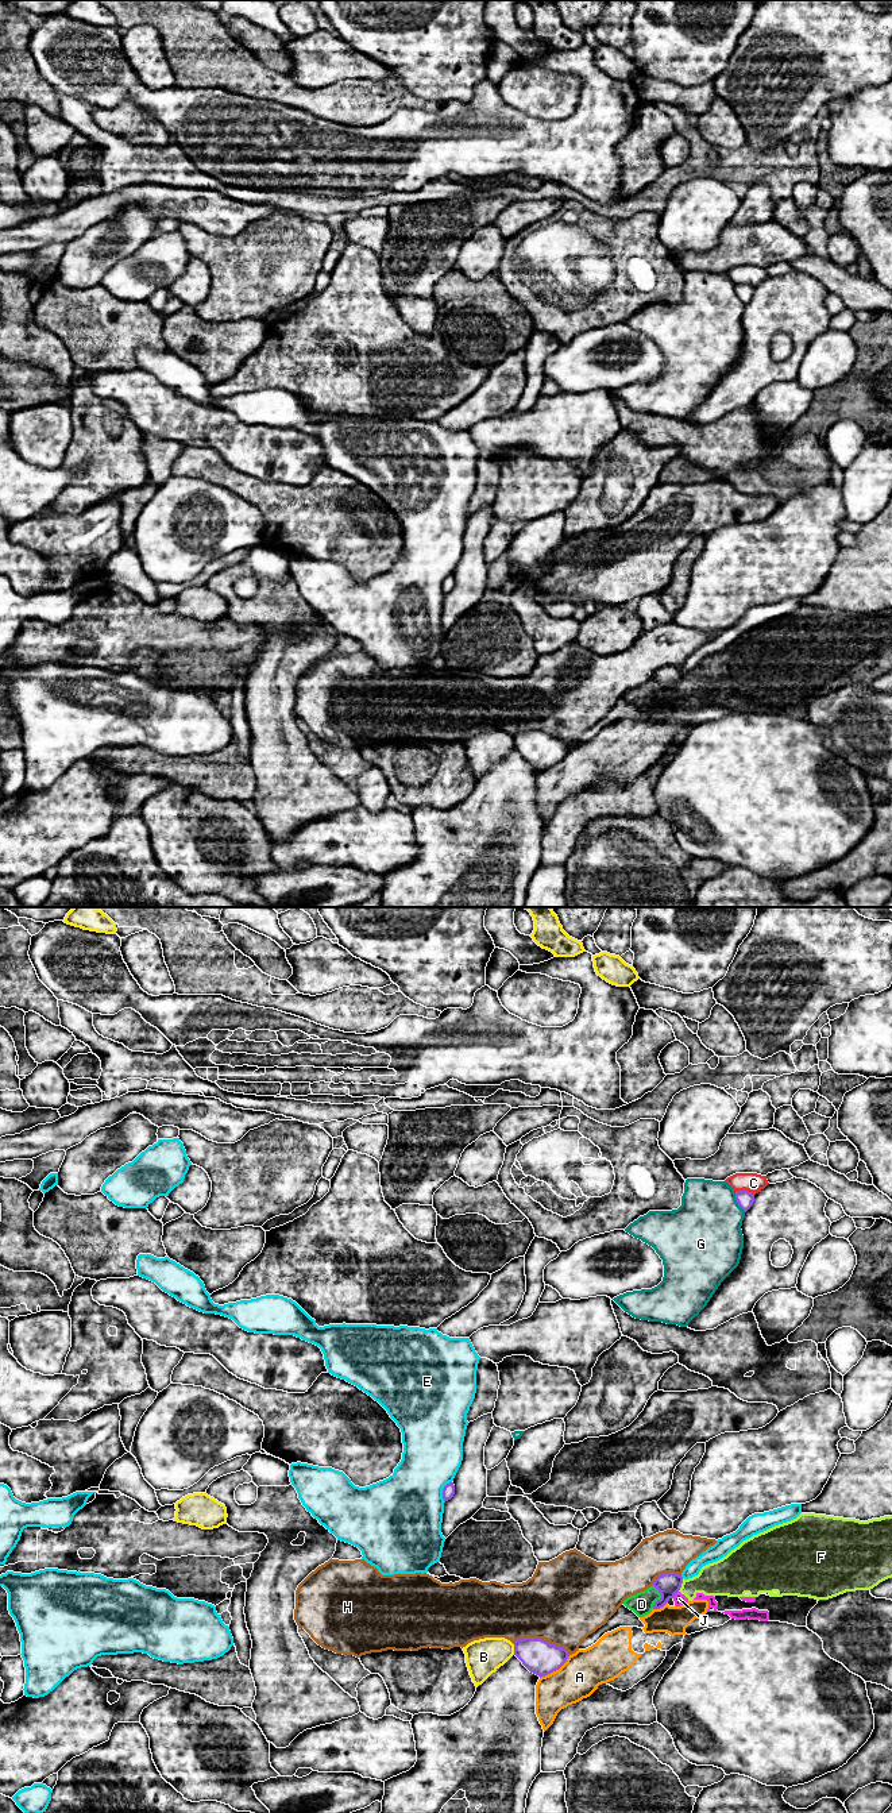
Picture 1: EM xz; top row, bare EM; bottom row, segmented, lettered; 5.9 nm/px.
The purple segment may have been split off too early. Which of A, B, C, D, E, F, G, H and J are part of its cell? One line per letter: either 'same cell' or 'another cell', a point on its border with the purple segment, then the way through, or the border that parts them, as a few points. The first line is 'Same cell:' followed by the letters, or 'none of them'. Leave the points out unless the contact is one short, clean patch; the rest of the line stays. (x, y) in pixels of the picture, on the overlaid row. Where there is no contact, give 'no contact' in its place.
Same cell: none of them
A: another cell | xz (555, 1670)
B: another cell | xz (514, 1648)
C: another cell | xz (744, 1189)
D: another cell | xz (661, 1597) | along xz (652, 1585), (660, 1594), (653, 1608)
E: another cell | xz (443, 1491)
F: another cell | xz (680, 1585) | along xz (683, 1578), (682, 1586), (678, 1590)
G: another cell | xz (737, 1202)
H: another cell | xz (541, 1639)
J: another cell | xz (675, 1593) | along xz (678, 1590), (672, 1597)

